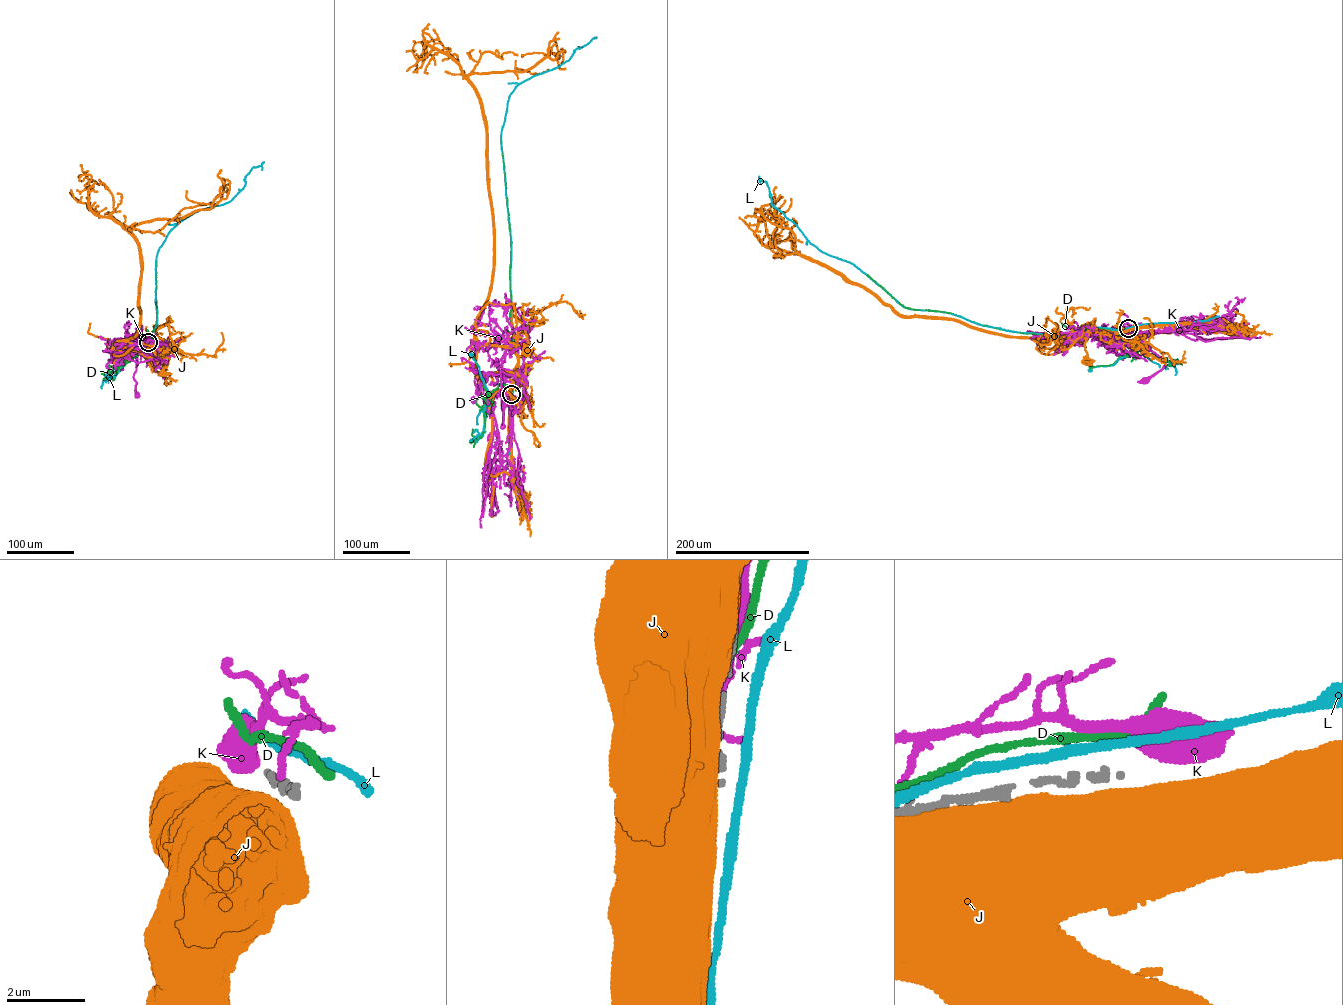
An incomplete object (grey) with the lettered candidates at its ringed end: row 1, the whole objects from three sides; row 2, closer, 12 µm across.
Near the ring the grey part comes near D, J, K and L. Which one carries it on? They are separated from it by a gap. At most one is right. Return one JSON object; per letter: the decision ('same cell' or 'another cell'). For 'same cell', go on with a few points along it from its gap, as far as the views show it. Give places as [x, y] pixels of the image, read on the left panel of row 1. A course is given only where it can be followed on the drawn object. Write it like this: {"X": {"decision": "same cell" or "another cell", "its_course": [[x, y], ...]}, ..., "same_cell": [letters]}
{"D": {"decision": "another cell"}, "J": {"decision": "another cell"}, "K": {"decision": "another cell"}, "L": {"decision": "another cell"}, "same_cell": []}

